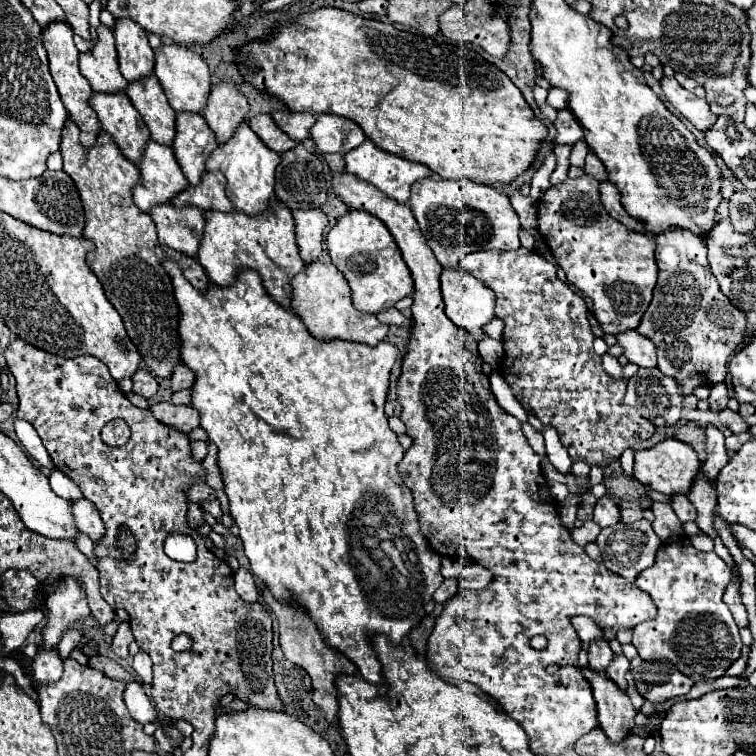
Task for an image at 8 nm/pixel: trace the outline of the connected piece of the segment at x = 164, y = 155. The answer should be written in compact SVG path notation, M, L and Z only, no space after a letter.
M155 141L147 143L139 171L141 183L133 191L133 201L145 213L157 205L171 203L171 199L189 185L181 167L177 165L173 149Z

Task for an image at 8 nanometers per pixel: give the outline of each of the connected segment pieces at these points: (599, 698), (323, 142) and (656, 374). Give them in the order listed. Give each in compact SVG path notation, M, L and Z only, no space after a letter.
M583 667L583 675L587 675L593 687L593 697L599 711L599 727L611 743L621 743L631 735L631 729L635 727L635 707L631 705L627 693L615 687L615 683L611 683L605 673Z
M331 113L319 115L313 129L311 129L313 143L319 153L349 153L351 149L359 147L367 137L357 127L357 123L337 117Z
M639 367L637 373L627 379L627 393L625 403L635 407L645 419L649 419L653 425L675 425L681 419L681 405L683 405L683 391L679 383L673 377L667 377L659 371L659 367Z

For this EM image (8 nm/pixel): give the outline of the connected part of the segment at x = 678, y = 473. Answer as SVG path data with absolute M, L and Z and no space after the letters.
M665 439L653 447L647 449L639 449L635 451L635 479L639 479L643 485L653 487L655 491L663 493L663 495L675 495L675 493L687 493L695 475L699 473L699 459L695 455L695 451L685 445L683 441L677 439Z

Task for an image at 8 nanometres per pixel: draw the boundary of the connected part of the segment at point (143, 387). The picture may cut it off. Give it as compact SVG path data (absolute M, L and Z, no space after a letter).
M139 369L139 371L133 375L133 393L141 395L141 397L145 397L145 399L151 399L159 389L161 389L161 385L155 381L155 377L153 377L149 371Z

